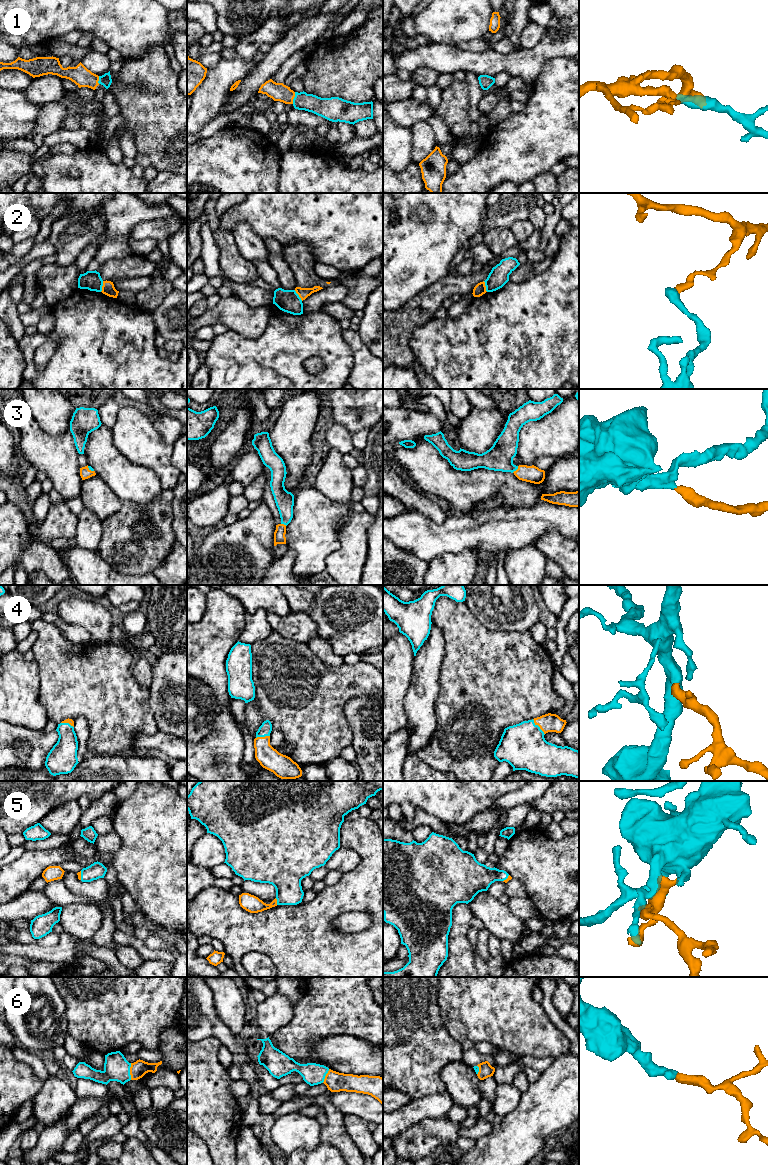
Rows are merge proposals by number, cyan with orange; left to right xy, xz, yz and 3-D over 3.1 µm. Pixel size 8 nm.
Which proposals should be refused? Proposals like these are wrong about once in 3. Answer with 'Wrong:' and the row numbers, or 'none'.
Wrong: 2

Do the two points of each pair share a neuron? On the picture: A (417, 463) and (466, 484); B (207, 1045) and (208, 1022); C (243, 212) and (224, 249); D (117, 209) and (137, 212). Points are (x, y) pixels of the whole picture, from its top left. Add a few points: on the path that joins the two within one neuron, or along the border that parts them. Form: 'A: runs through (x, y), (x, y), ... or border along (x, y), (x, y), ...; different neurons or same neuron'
A: runs through (429, 470), (445, 482), (454, 484); same neuron
B: border along (197, 1040), (215, 1037), (222, 1044); different neurons
C: border along (220, 222), (232, 233); different neurons
D: runs through (122, 209), (132, 210); same neuron

